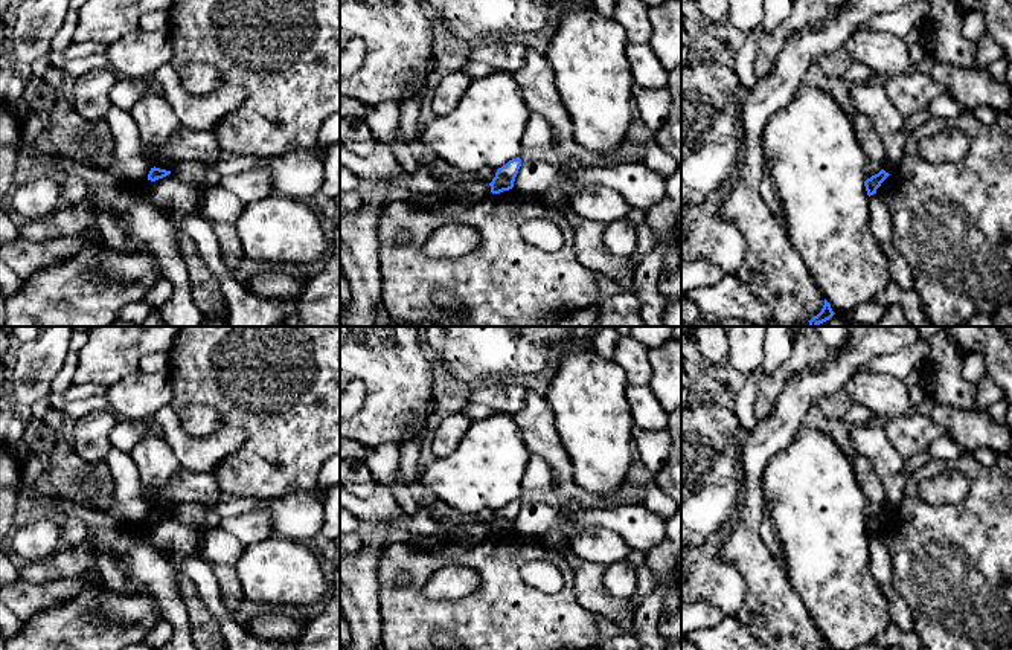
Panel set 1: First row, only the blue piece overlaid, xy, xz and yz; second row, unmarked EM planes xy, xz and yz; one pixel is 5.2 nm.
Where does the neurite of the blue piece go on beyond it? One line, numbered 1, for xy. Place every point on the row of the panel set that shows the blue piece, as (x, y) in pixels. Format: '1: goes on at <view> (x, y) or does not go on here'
1: does not go on here

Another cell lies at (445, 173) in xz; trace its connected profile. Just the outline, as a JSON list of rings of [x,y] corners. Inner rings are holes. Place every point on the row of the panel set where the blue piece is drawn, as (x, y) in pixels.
[[[434,157],[431,162],[421,166],[427,166],[437,180],[453,183],[453,185],[471,183],[471,182],[491,183],[497,172],[497,169],[494,168],[482,168],[480,171],[476,172],[466,172],[451,165],[447,165],[440,159],[434,159]]]

